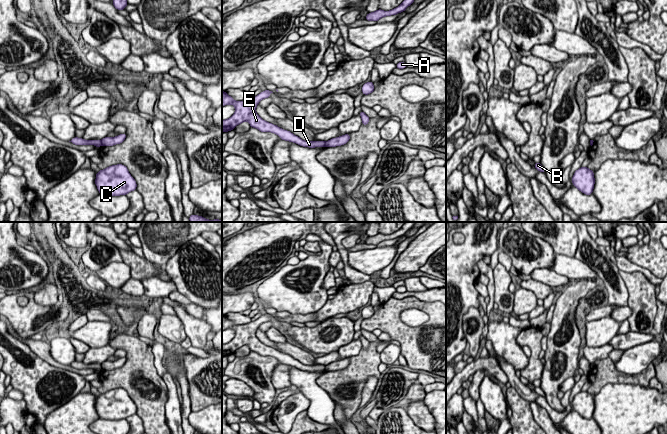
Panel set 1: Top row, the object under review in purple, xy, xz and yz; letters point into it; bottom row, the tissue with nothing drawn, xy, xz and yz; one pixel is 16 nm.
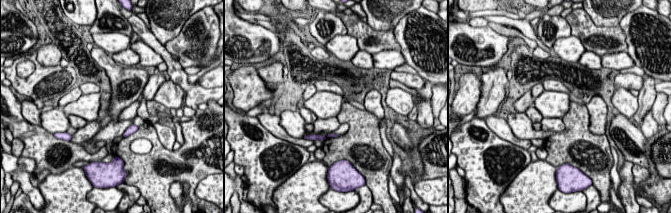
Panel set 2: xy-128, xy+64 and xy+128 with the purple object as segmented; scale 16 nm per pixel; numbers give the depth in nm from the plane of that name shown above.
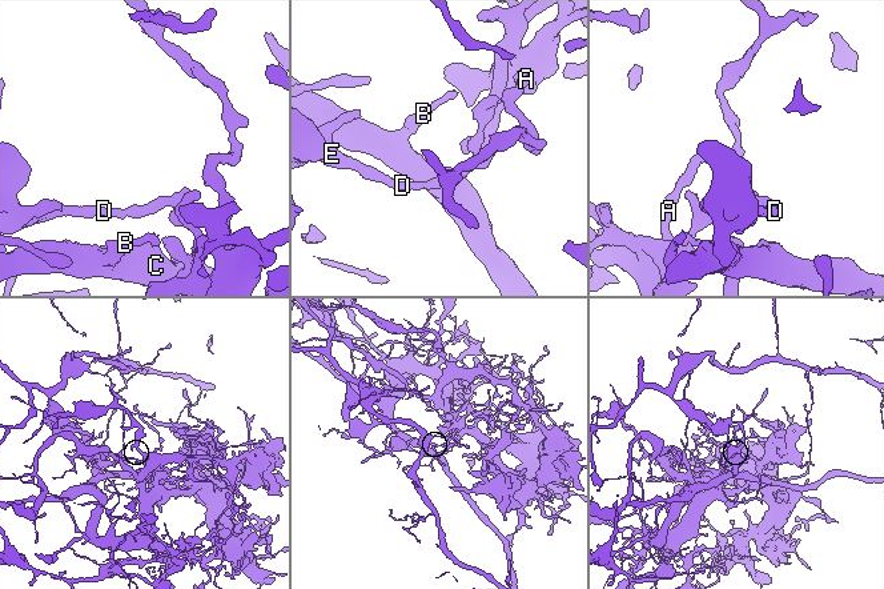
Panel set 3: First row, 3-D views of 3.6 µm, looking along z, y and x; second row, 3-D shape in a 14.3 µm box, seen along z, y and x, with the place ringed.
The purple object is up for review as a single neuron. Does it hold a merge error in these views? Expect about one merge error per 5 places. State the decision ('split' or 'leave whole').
split

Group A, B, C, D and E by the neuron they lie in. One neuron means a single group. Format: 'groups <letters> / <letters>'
groups A B C / D E

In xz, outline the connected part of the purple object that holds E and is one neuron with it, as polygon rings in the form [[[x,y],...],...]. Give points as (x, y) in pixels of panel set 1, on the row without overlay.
[[[265,314],[257,320],[251,321],[247,324],[235,325],[225,315],[222,315],[222,331],[229,328],[232,328],[235,331],[235,337],[230,342],[222,344],[222,356],[234,354],[237,349],[248,345],[250,351],[256,352],[261,356],[274,357],[278,359],[281,364],[293,366],[300,370],[309,372],[324,371],[325,365],[304,365],[290,355],[284,354],[277,349],[269,347],[259,341],[259,339],[256,337],[257,329],[262,323],[270,321],[271,317],[273,316],[270,314]]]

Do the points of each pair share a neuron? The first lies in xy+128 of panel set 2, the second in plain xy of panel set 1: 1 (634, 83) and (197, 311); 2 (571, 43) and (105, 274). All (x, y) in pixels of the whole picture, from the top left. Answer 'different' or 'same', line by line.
1: same
2: same

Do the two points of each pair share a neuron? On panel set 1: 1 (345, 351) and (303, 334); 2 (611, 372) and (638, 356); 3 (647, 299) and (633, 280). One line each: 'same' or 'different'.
1: different
2: different
3: same

